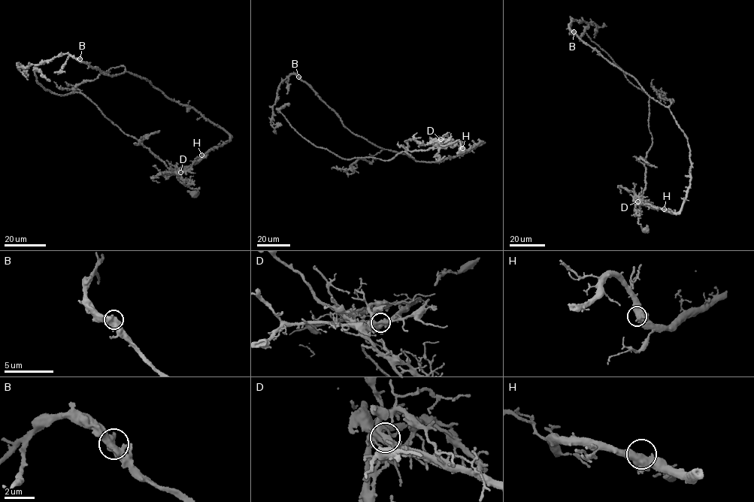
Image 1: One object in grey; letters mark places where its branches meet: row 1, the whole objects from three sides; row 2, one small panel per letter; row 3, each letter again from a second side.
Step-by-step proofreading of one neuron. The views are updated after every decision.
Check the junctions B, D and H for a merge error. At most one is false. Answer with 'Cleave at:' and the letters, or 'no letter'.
Cleave at: D

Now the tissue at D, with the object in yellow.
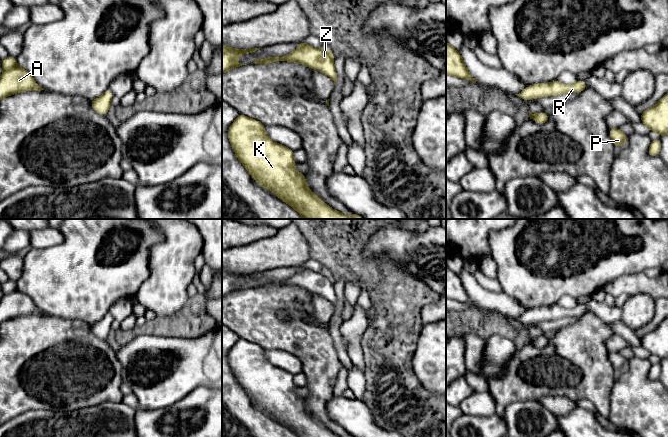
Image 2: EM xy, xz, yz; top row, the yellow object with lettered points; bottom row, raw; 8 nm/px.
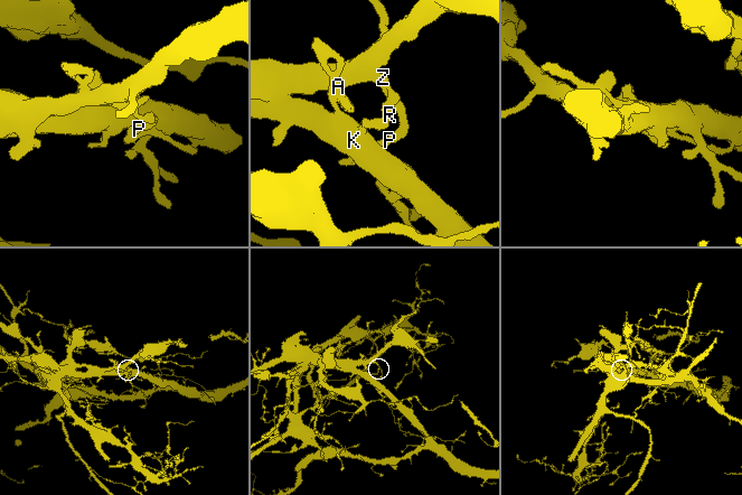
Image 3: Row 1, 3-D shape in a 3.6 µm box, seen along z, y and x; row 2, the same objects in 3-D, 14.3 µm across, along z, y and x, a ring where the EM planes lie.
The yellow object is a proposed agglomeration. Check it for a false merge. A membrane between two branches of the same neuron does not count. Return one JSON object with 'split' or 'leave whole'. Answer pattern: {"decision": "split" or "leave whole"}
{"decision": "split"}

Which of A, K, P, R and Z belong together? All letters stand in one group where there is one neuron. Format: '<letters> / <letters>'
A R Z / K P

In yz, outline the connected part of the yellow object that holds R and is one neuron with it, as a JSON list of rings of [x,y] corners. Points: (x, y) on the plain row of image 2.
[[[577,304],[574,308],[568,309],[554,305],[550,307],[538,307],[530,309],[527,314],[523,314],[519,318],[515,318],[523,324],[532,324],[545,320],[557,320],[565,317],[581,317],[587,312],[586,305]]]

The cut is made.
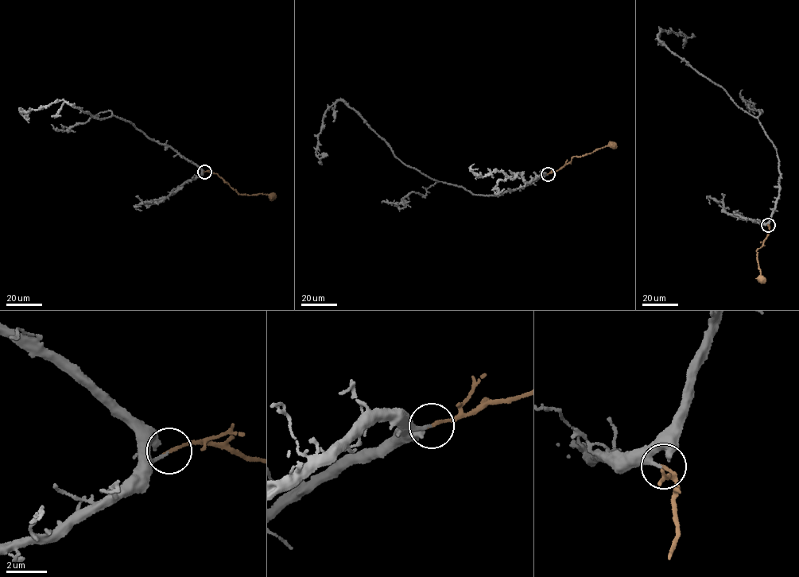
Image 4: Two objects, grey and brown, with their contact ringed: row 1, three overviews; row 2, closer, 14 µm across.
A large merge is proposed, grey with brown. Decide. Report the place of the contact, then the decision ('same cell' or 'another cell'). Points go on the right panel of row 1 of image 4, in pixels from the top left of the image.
(768, 225) | same cell

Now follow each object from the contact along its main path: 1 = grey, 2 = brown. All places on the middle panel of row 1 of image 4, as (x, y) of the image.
1: (548, 174), (498, 195), (432, 180), (401, 161), (339, 100), (326, 109), (317, 139), (316, 150), (327, 155)
2: (548, 174), (557, 171), (572, 157), (613, 145)

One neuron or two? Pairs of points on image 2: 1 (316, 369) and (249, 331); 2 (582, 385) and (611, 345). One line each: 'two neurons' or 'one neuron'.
1: one neuron
2: two neurons

